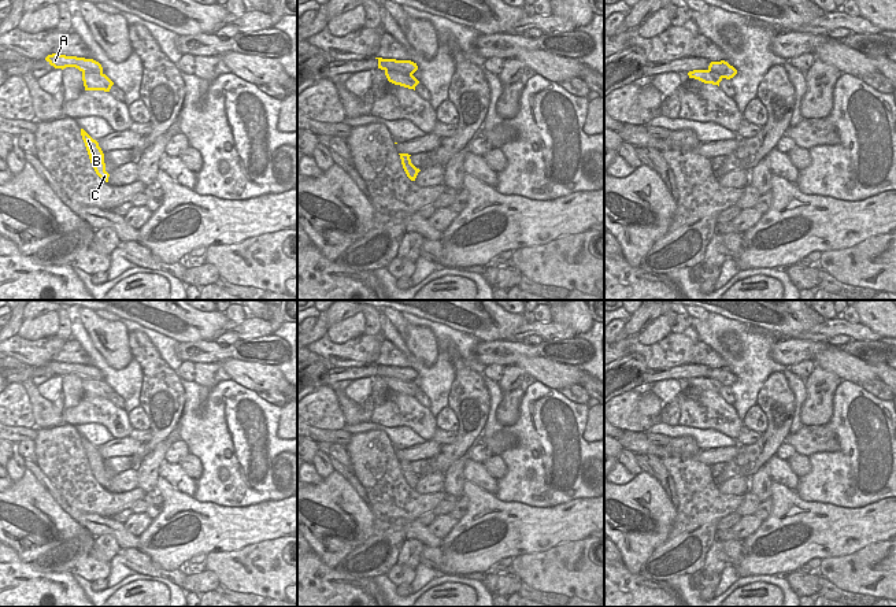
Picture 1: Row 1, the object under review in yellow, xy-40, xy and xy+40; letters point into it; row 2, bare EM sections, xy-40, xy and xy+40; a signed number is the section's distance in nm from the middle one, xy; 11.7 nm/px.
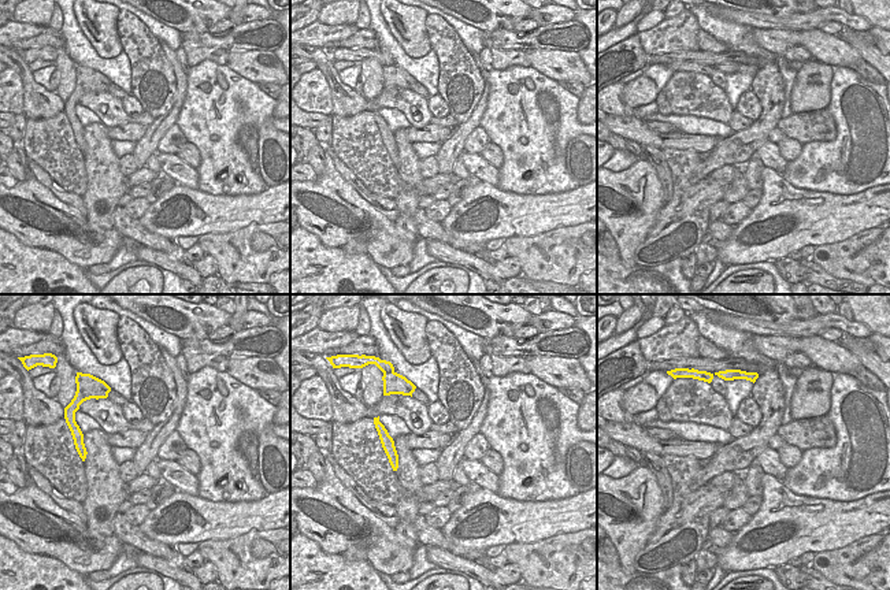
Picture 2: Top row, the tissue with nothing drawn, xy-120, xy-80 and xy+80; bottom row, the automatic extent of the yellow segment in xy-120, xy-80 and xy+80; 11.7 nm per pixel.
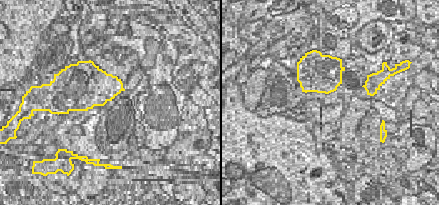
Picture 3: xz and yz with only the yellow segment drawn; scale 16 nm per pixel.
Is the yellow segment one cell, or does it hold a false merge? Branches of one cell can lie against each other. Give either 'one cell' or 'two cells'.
two cells

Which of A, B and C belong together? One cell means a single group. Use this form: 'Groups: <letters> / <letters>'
Groups: A / B C

